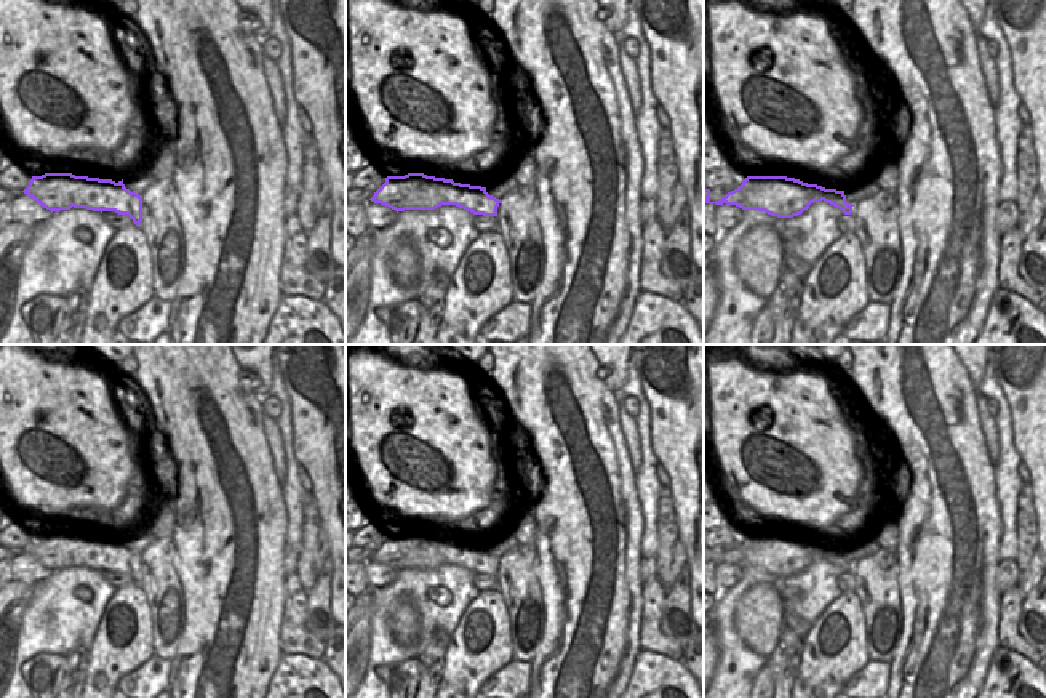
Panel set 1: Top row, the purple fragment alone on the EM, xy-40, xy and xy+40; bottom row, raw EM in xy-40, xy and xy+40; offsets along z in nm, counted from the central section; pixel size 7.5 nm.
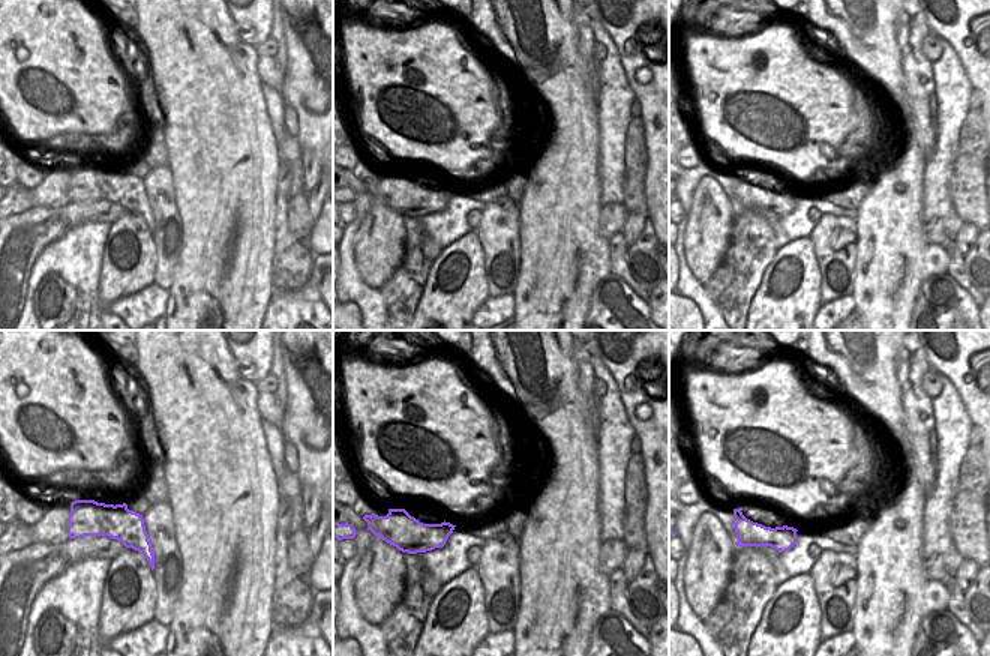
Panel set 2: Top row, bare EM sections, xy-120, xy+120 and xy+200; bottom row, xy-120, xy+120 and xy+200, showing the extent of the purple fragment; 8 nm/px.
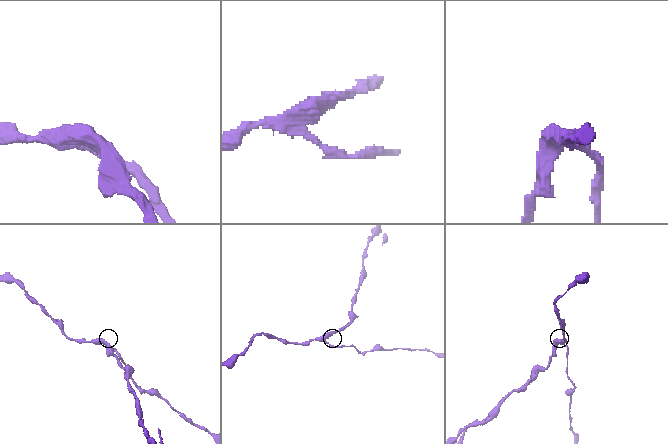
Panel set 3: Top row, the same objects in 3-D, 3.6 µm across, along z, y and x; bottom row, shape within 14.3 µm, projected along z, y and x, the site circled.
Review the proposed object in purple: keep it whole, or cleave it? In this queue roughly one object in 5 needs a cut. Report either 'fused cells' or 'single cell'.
fused cells

